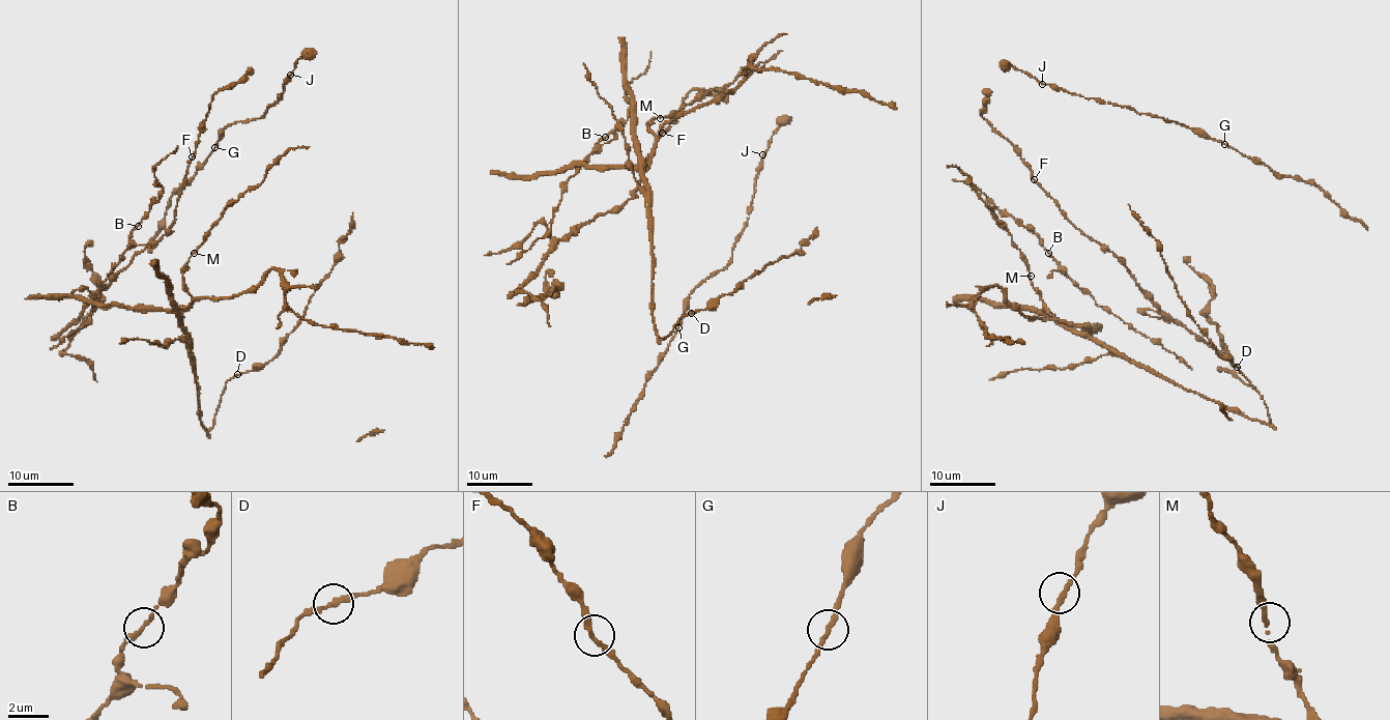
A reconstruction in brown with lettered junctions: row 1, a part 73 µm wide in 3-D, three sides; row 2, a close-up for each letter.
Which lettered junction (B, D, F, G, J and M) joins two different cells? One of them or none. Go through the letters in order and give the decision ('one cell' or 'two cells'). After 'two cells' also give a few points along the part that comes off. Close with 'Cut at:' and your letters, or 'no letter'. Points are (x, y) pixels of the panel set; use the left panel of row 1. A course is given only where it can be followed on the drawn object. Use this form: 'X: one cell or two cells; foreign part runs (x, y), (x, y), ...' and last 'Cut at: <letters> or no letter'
B: one cell
D: one cell
F: one cell
G: one cell
J: one cell
M: one cell
Cut at: no letter

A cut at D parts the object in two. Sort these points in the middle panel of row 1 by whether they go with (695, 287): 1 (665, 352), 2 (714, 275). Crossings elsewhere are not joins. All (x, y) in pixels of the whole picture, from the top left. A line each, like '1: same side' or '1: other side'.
1: same side
2: same side

